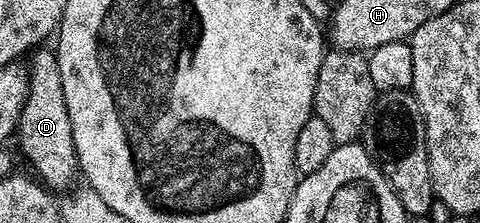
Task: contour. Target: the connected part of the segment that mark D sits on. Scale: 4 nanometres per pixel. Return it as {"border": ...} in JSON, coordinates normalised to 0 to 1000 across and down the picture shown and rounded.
{"border":[[[108,220],[92,224],[69,224],[63,247],[67,283],[58,345],[58,430],[42,511],[38,628],[52,704],[77,767],[73,780],[81,816],[110,861],[131,861],[163,803],[154,596],[146,578],[146,507],[138,507],[138,435],[129,417],[129,327],[121,327],[117,233]]]}

